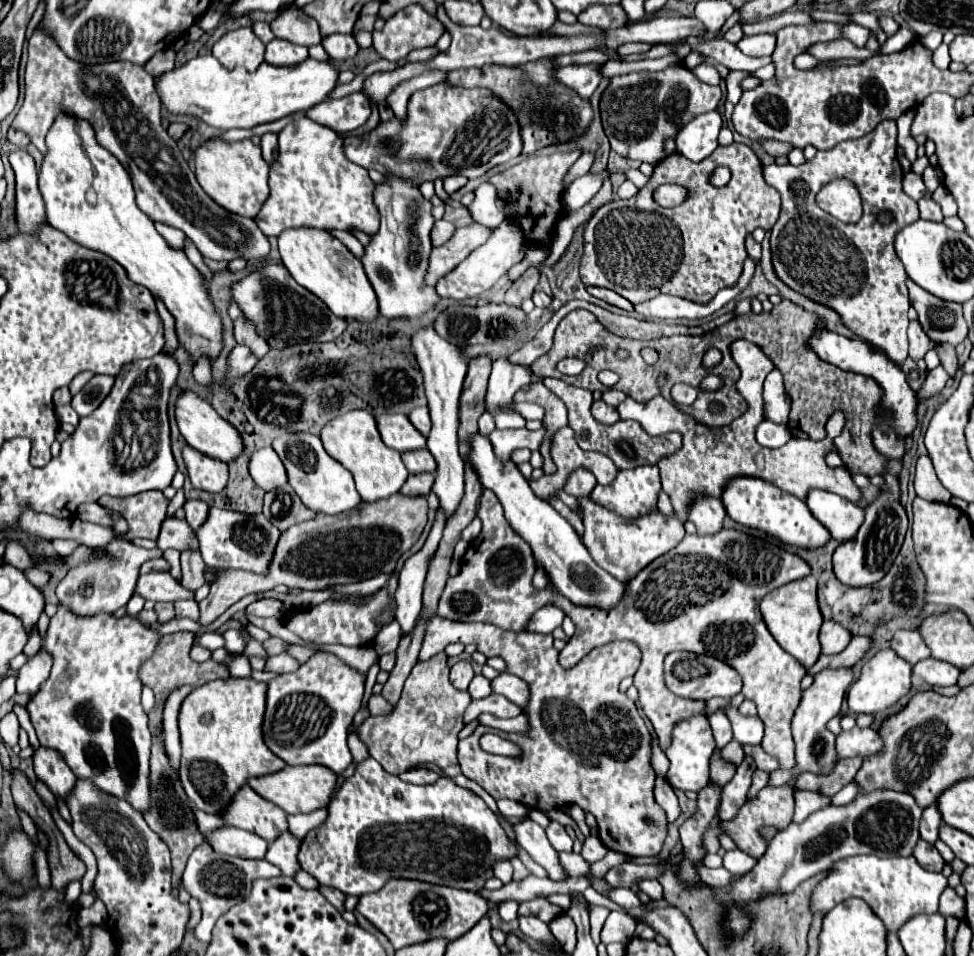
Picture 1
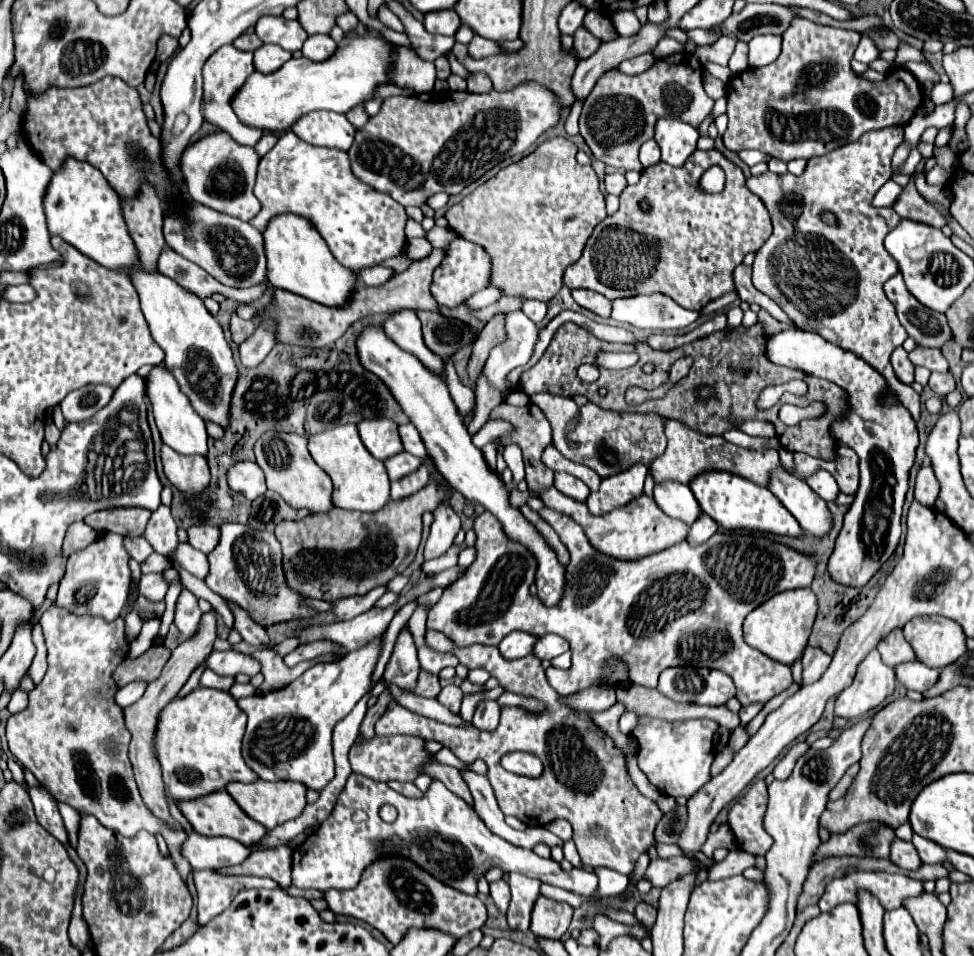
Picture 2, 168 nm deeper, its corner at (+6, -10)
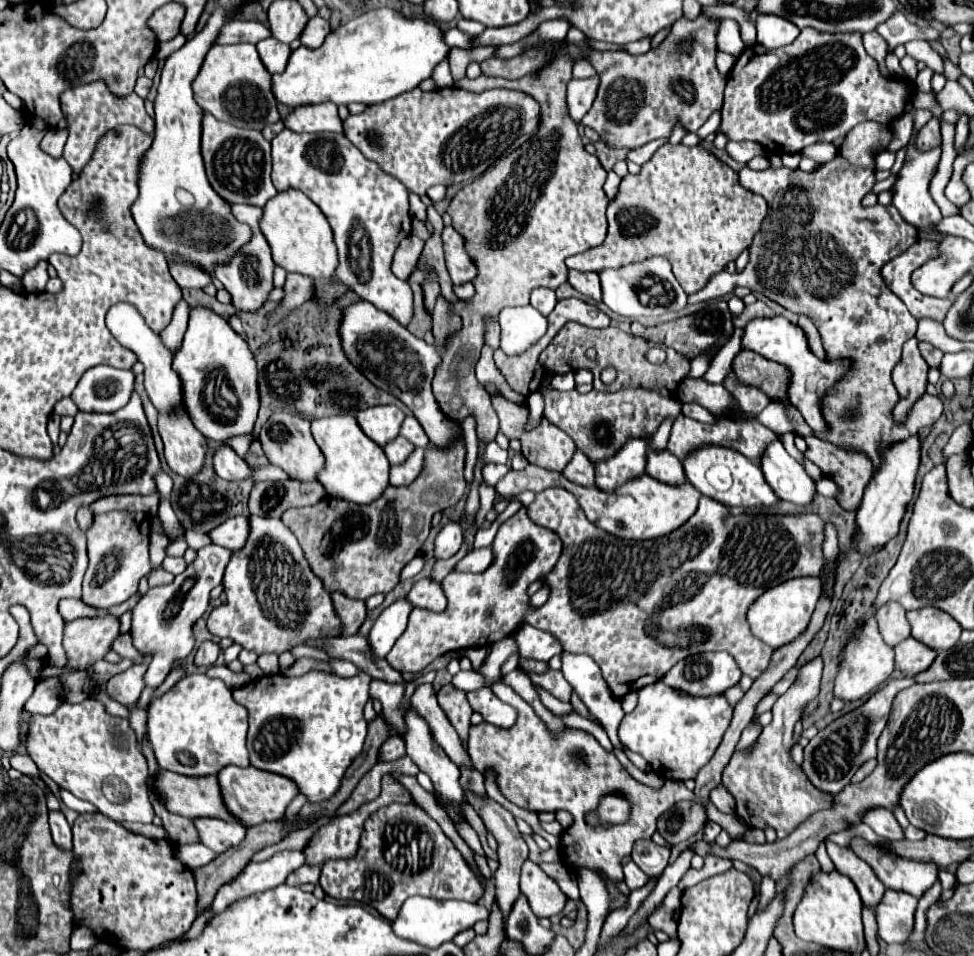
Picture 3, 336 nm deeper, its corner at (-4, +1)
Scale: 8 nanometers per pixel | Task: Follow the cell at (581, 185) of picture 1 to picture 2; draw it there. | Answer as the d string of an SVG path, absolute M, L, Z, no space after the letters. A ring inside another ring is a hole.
M614 172L614 174L606 174L606 192L608 194L620 194L626 188L626 178L622 172Z

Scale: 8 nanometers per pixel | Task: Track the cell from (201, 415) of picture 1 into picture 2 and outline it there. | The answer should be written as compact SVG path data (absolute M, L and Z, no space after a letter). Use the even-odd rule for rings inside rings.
M156 366L150 370L150 374L146 376L146 396L150 400L162 442L180 454L204 454L206 456L206 452L208 452L208 448L206 448L206 436L208 436L206 424L192 410L188 398L182 394L176 378L166 368Z

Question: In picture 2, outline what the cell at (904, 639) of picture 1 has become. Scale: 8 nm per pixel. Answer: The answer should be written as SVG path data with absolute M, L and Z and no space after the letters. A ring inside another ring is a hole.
M894 628L890 634L886 634L880 642L878 642L878 652L884 660L884 664L888 666L898 666L902 662L910 662L916 660L916 656L912 654L912 646L908 646L902 628Z

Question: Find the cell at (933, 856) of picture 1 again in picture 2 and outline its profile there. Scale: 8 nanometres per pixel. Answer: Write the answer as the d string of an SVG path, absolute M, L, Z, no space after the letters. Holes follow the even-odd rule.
M894 838L890 844L890 860L896 862L898 866L904 866L906 870L916 870L920 866L920 858L916 856L916 848L910 842Z

